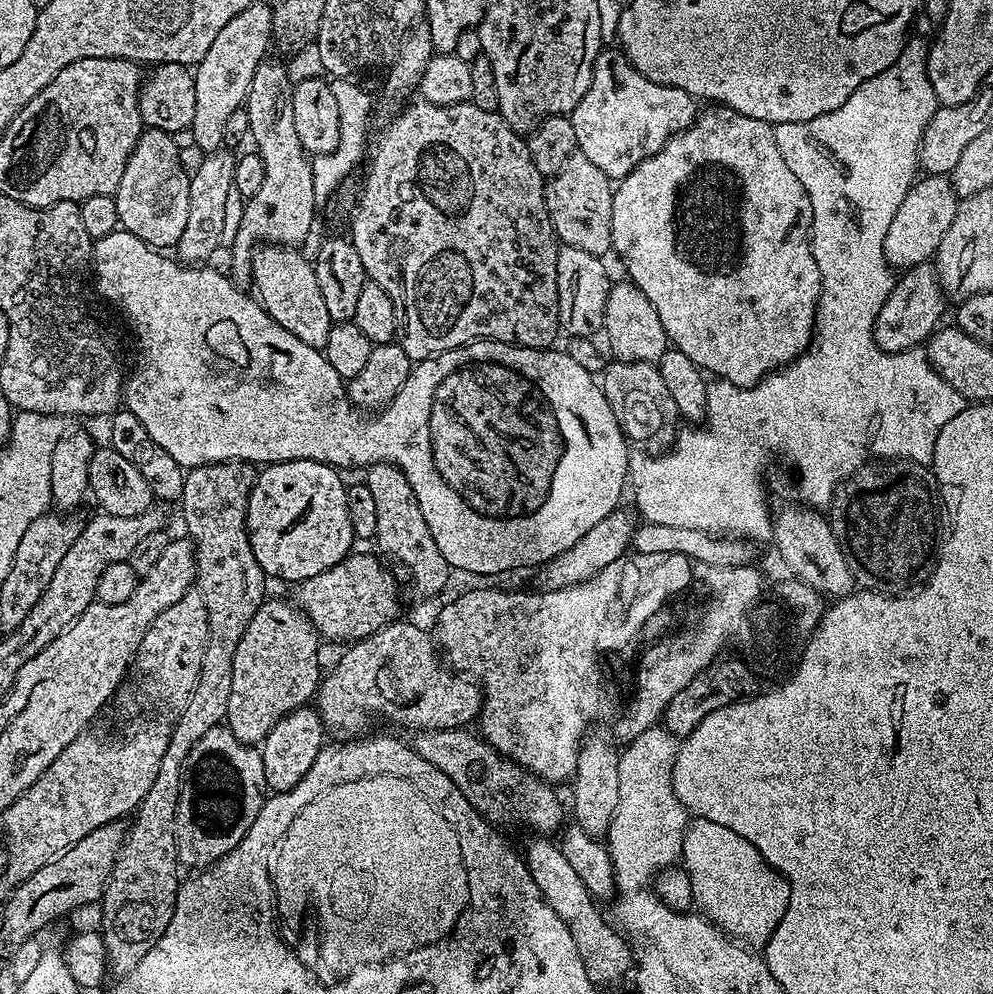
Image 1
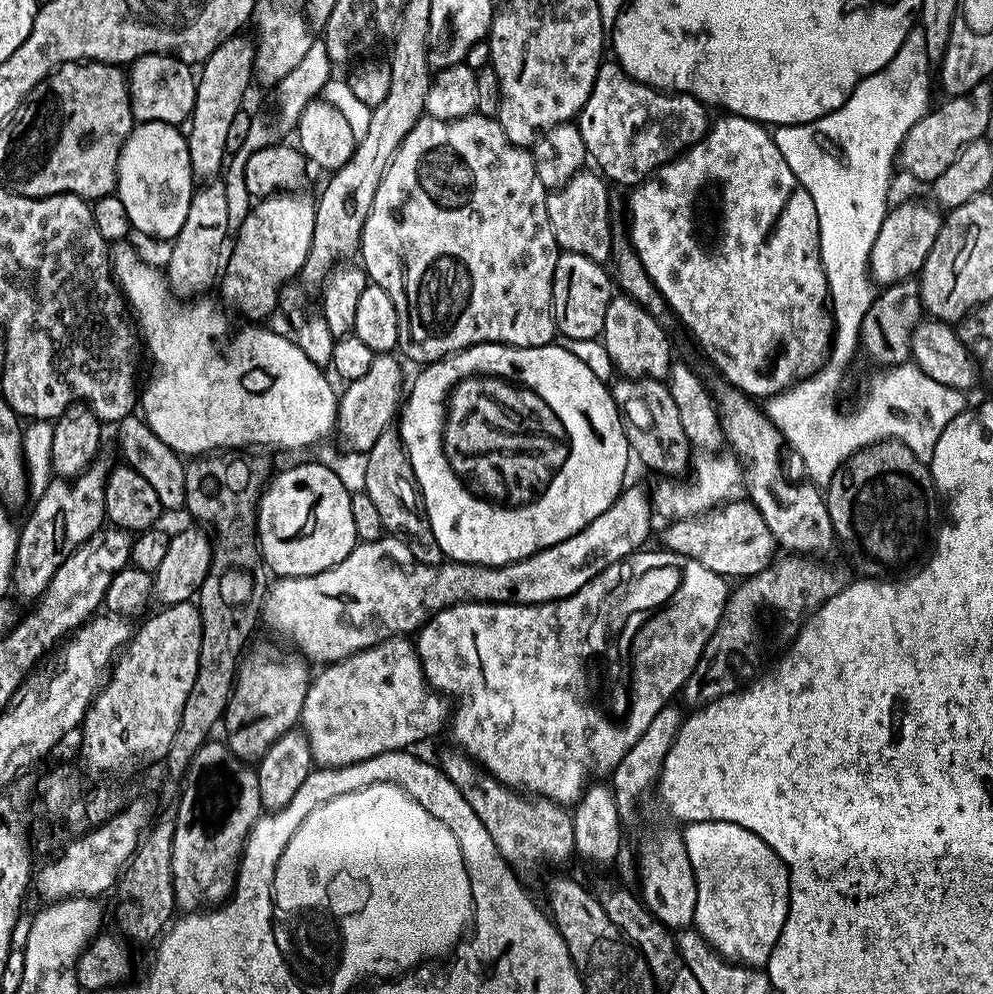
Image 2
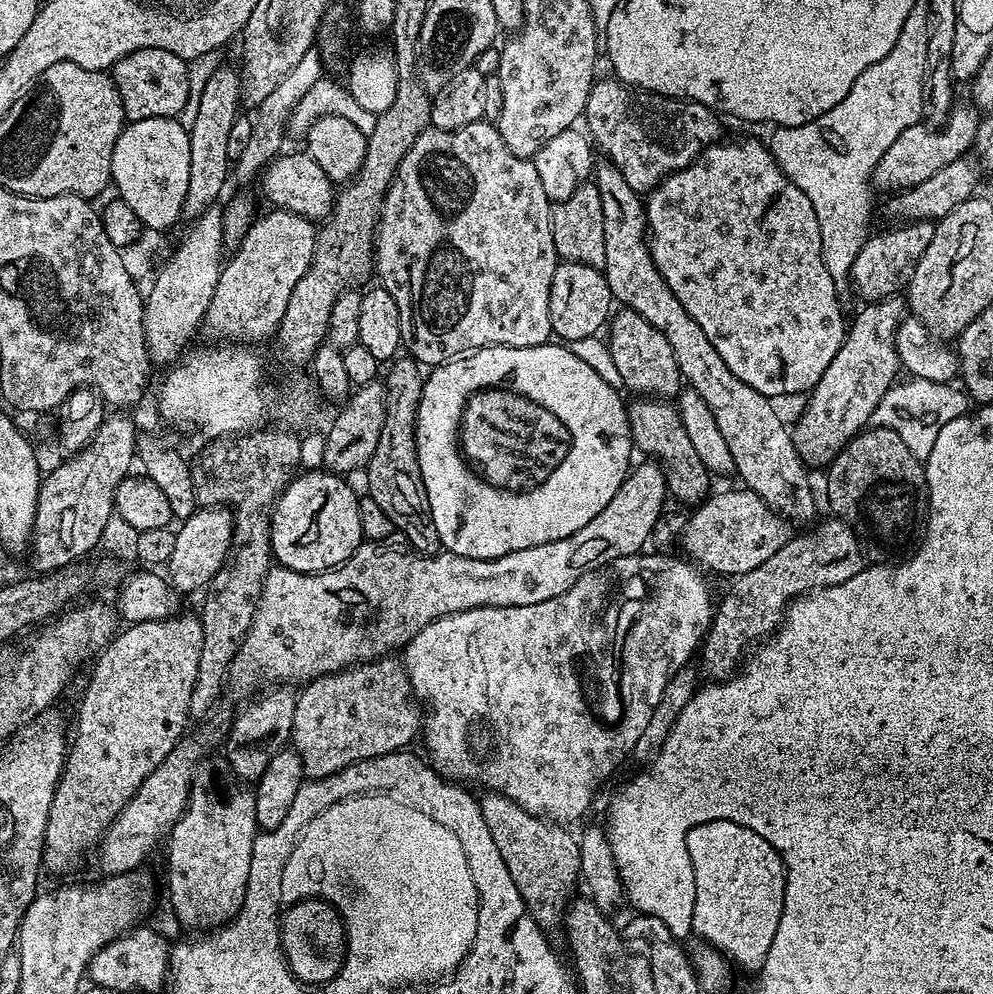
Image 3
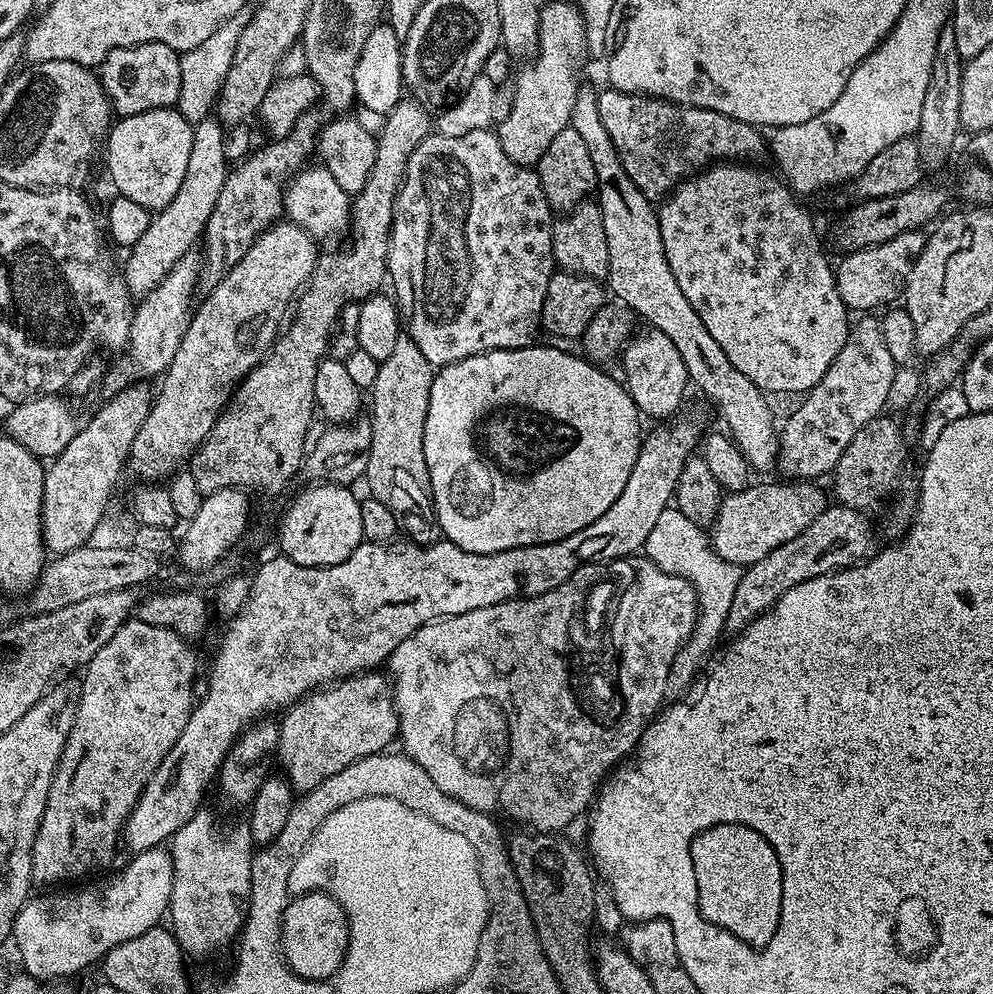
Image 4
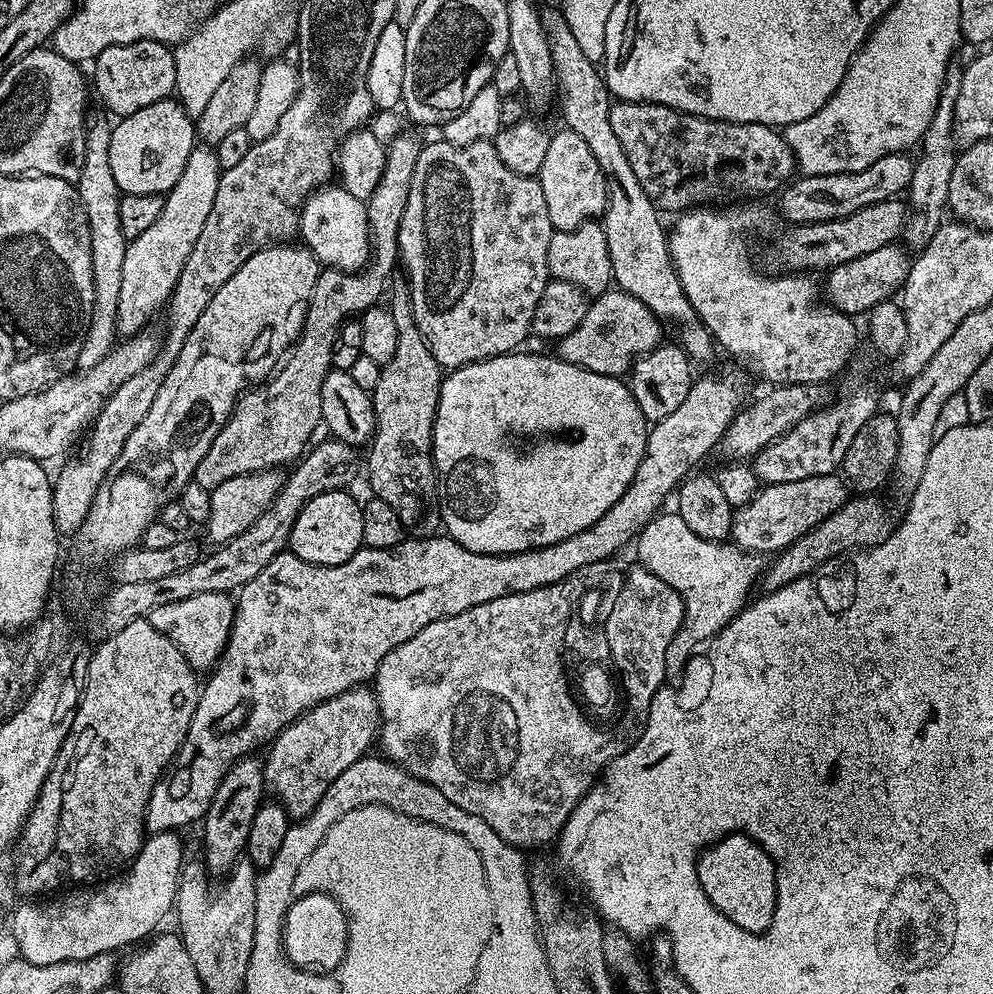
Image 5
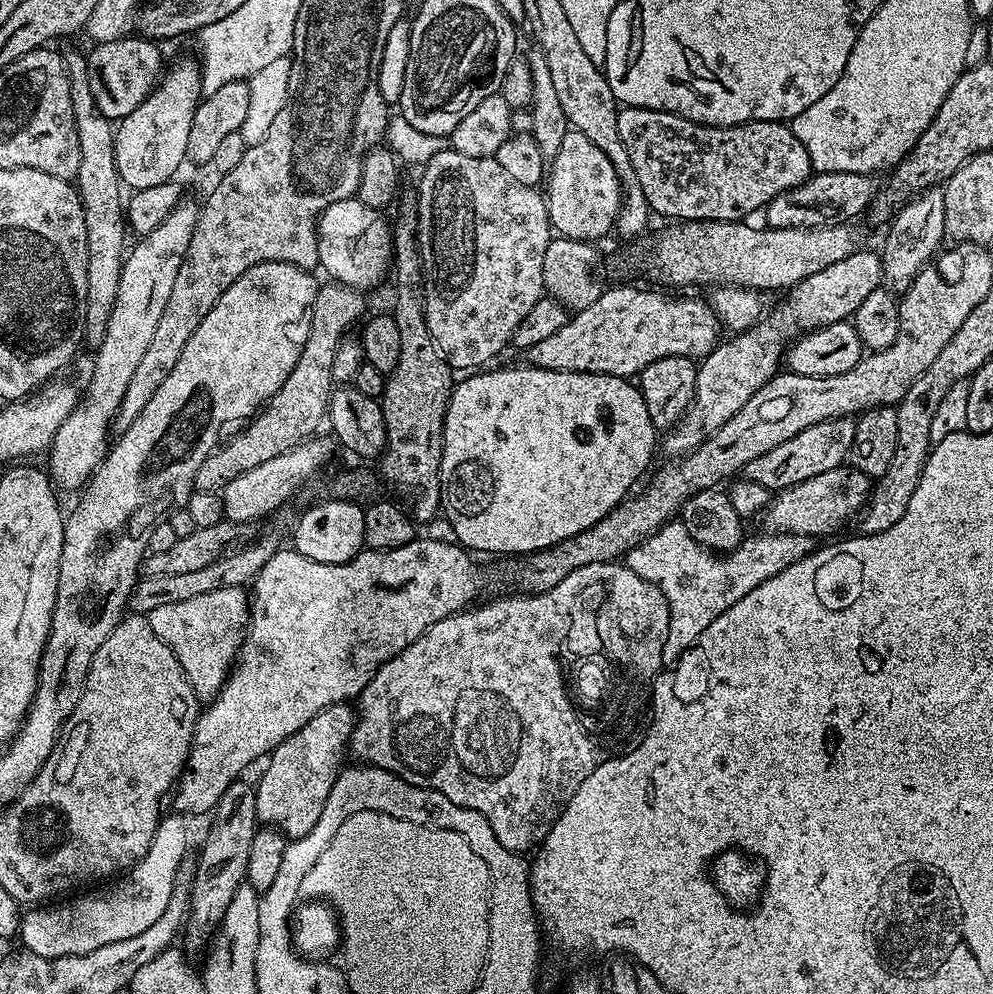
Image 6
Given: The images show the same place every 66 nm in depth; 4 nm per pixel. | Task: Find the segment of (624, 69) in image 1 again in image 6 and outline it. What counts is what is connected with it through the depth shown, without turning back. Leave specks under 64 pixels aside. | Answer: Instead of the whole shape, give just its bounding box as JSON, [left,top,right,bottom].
[616,107,814,222]

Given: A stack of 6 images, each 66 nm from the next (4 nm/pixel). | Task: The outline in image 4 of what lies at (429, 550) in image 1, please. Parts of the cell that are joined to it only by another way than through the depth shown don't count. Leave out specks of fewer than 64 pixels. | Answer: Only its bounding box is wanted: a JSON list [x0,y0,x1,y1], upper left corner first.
[366,334,442,544]

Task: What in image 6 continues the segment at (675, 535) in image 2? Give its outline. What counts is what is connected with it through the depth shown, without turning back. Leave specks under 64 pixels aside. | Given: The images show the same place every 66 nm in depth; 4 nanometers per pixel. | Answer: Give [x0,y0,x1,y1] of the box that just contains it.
[766,466,870,536]

